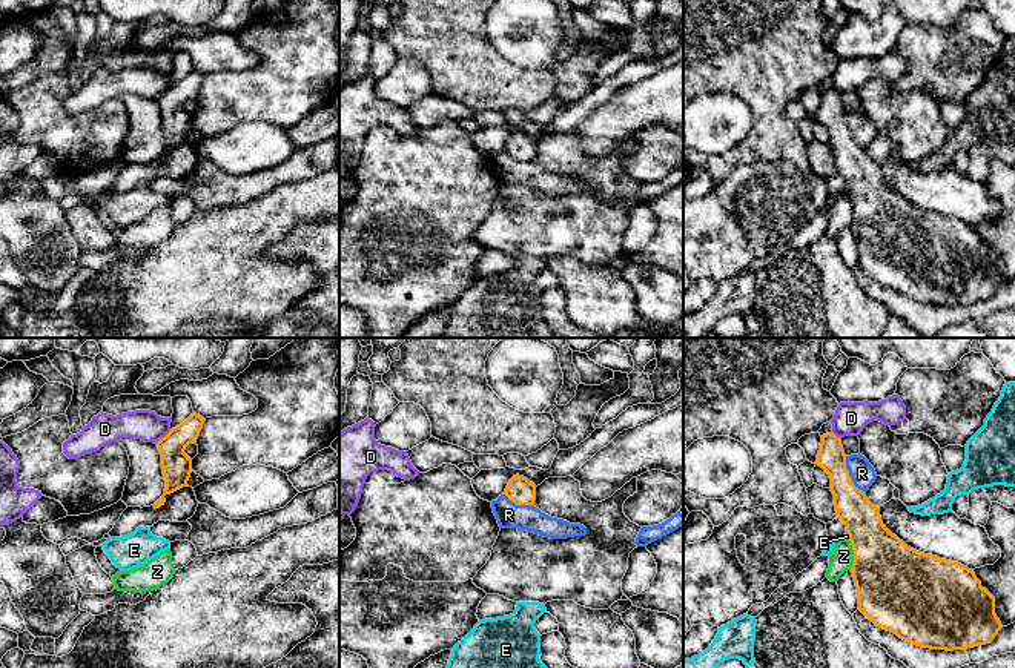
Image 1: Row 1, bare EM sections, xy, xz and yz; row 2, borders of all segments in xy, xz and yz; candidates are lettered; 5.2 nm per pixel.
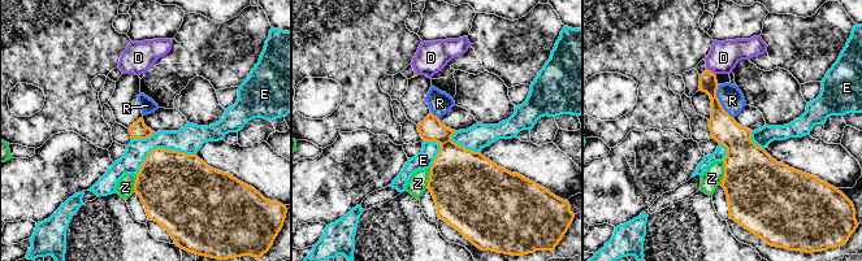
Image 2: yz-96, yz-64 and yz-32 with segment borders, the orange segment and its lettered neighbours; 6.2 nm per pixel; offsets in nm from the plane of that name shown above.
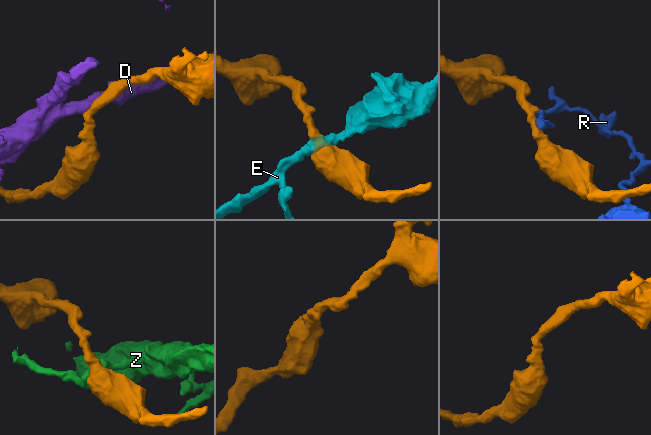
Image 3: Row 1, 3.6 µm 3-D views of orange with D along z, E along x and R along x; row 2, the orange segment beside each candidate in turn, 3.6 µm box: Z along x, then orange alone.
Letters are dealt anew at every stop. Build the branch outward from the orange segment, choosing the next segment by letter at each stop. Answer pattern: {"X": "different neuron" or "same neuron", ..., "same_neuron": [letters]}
{"D": "different neuron", "E": "different neuron", "R": "different neuron", "Z": "different neuron", "same_neuron": []}

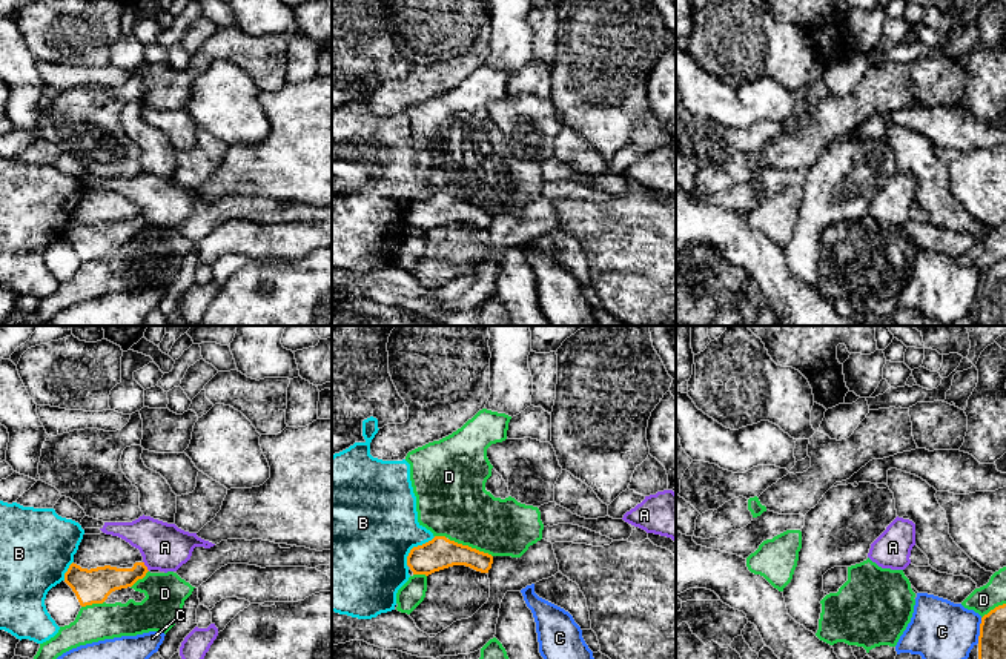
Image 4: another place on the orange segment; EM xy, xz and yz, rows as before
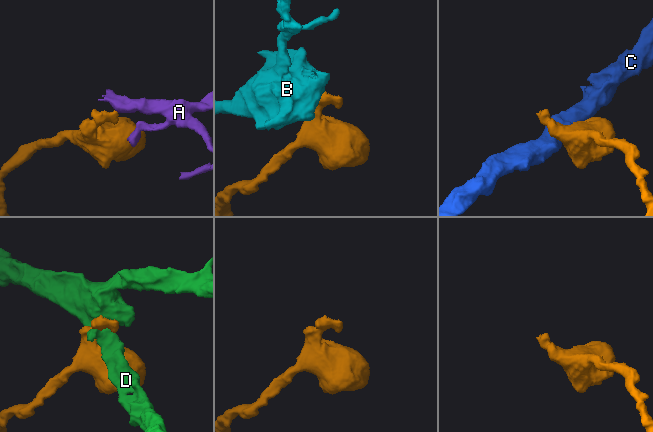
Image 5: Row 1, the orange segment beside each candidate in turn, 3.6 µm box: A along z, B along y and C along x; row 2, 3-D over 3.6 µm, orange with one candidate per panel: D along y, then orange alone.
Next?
{"A": "different neuron", "B": "different neuron", "C": "different neuron", "D": "different neuron", "same_neuron": []}

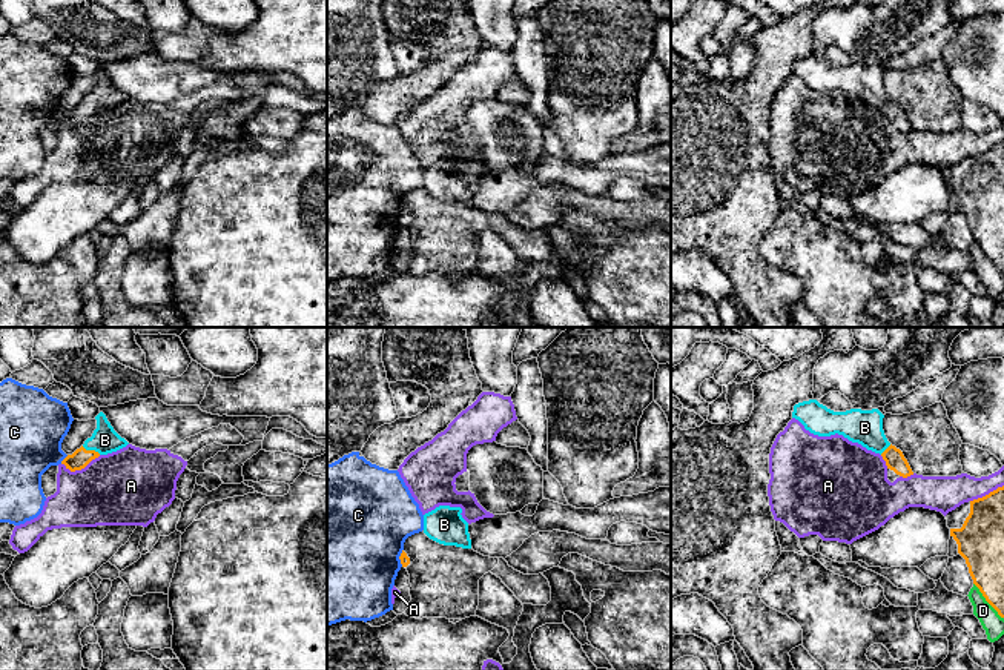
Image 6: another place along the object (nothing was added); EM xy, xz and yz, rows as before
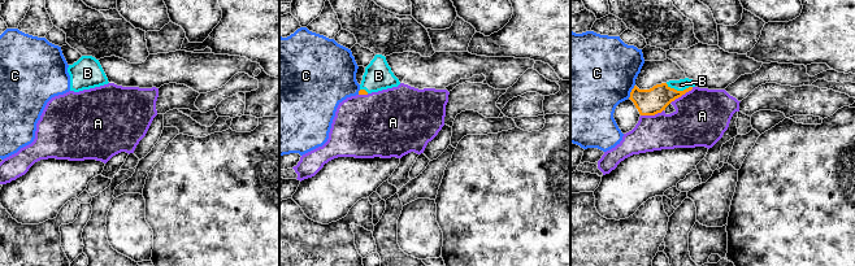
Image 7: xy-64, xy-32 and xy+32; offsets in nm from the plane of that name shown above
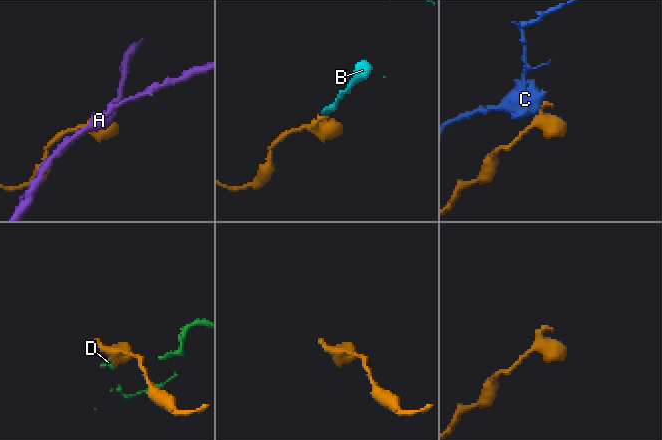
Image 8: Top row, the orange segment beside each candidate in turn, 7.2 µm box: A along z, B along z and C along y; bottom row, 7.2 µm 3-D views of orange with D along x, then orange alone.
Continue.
{"A": "different neuron", "B": "same neuron", "C": "different neuron", "D": "different neuron", "same_neuron": ["B"]}

